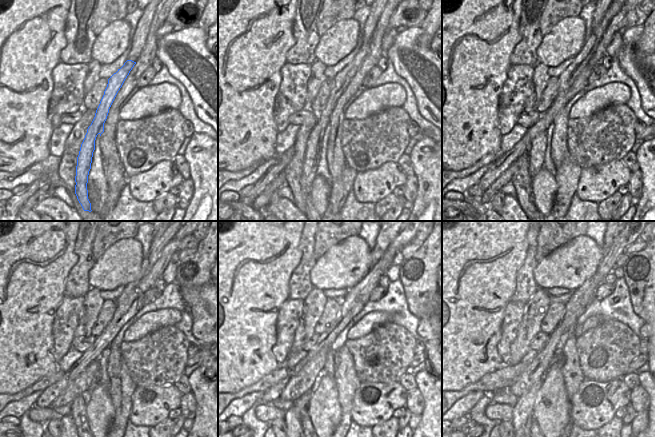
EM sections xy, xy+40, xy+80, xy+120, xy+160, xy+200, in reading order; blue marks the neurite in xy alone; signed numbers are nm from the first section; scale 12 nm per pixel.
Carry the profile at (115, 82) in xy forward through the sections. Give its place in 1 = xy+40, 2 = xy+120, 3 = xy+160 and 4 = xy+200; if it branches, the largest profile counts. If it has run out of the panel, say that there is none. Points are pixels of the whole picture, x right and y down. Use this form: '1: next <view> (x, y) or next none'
1: next xy+40 (312, 151)
2: next xy+120 (159, 241)
3: next xy+160 (383, 241)
4: next xy+200 (608, 241)

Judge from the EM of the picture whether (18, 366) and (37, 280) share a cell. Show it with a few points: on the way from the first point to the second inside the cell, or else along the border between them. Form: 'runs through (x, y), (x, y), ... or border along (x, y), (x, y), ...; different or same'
runs through (20, 345), (20, 301); same

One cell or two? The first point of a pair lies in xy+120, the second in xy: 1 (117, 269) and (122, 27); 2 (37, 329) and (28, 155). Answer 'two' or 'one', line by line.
1: one
2: one

